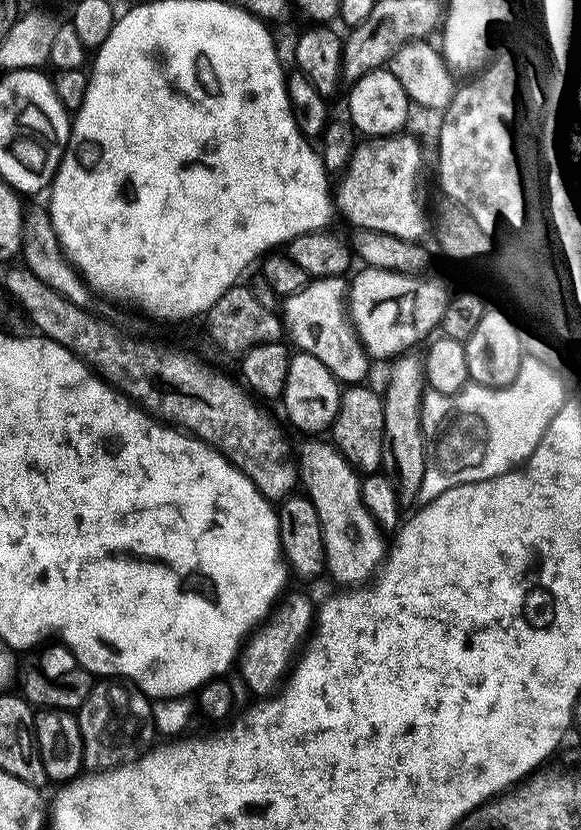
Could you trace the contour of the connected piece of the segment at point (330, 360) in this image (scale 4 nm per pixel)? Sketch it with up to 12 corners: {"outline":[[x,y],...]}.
{"outline":[[343,275],[283,297],[299,351],[341,385],[367,381],[370,357],[348,315]]}

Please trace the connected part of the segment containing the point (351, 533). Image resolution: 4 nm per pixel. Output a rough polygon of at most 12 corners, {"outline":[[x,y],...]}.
{"outline":[[320,438],[296,448],[303,495],[318,510],[327,575],[367,585],[386,536],[361,477]]}

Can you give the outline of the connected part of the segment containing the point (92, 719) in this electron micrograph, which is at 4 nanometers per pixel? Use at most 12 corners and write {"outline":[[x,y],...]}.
{"outline":[[93,683],[78,709],[84,768],[123,768],[153,747],[152,704]]}

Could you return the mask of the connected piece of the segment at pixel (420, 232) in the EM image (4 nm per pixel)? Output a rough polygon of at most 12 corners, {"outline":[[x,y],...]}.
{"outline":[[365,139],[334,204],[354,227],[423,241],[424,152]]}

